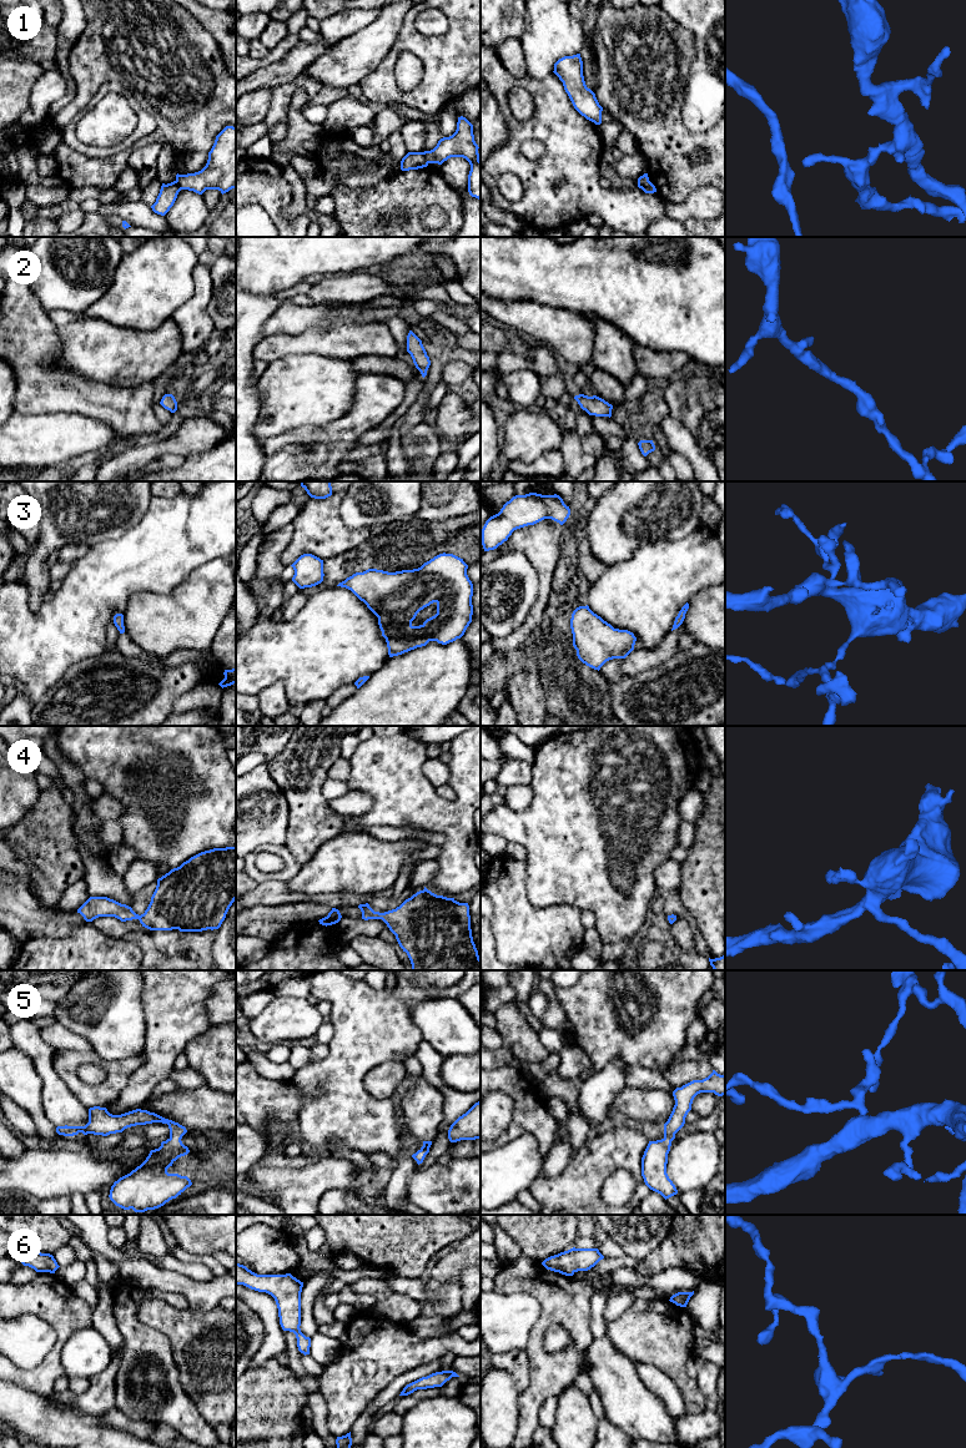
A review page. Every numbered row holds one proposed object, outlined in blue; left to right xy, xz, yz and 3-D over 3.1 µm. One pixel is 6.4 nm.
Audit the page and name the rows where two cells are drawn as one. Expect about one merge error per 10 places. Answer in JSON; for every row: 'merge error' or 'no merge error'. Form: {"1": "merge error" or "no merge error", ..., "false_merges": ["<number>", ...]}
{"1": "merge error", "2": "no merge error", "3": "no merge error", "4": "no merge error", "5": "no merge error", "6": "no merge error", "false_merges": ["1"]}

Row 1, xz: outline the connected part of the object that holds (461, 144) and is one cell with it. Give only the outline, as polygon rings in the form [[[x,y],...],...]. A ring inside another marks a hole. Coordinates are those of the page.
[[[463,116],[458,117],[457,130],[449,137],[443,137],[431,151],[424,151],[428,163],[442,165],[451,157],[463,157],[471,165],[468,192],[481,200],[481,155],[474,141],[473,125]]]

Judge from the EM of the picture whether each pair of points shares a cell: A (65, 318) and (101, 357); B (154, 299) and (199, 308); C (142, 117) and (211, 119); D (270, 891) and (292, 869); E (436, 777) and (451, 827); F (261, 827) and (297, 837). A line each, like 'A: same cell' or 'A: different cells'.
A: different cells
B: different cells
C: different cells
D: different cells
E: different cells
F: different cells

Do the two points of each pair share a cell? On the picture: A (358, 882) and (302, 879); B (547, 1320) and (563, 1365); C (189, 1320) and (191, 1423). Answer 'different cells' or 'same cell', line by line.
A: same cell
B: same cell
C: different cells

